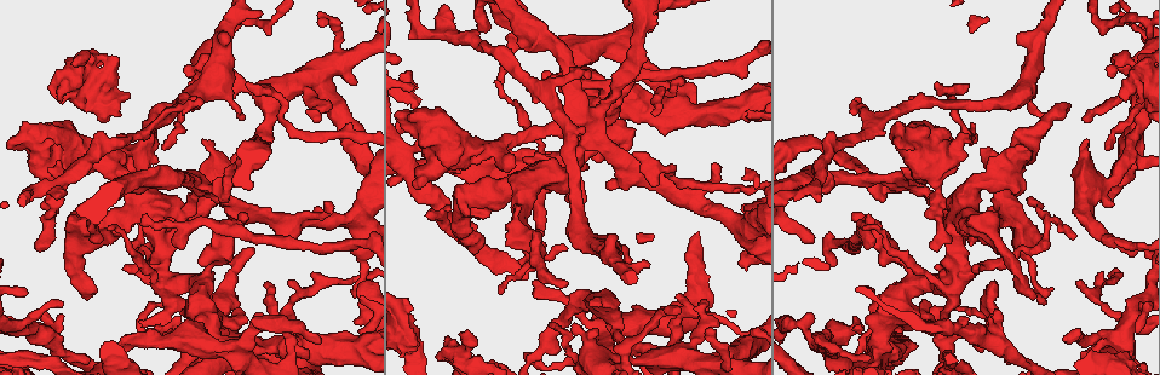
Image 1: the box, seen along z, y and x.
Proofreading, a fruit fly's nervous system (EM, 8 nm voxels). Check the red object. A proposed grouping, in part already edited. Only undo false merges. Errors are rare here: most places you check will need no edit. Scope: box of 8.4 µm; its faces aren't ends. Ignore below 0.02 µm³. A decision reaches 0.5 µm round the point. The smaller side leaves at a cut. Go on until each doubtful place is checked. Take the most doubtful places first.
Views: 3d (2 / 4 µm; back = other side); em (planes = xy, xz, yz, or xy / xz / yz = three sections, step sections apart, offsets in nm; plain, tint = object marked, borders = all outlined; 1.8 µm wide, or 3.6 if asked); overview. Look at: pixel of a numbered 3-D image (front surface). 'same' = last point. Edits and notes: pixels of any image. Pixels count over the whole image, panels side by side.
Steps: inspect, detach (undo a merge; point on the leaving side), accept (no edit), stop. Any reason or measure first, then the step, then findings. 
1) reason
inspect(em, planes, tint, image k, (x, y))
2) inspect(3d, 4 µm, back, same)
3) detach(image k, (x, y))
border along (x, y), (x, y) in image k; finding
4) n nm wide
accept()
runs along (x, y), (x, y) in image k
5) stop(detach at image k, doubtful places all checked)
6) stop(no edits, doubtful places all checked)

sharp bend
inspect(em, xz, step 16, tint, image 1, (879, 348))

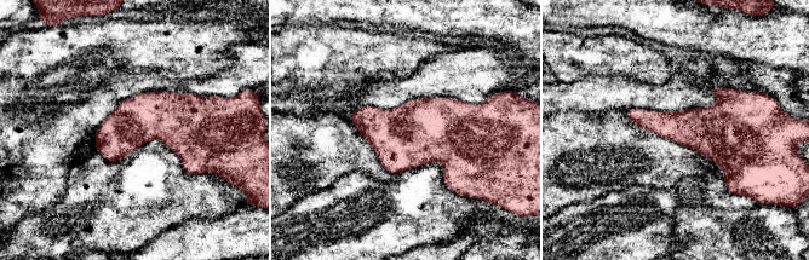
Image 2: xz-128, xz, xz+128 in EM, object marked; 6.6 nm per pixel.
another direction
inspect(em, planes, tint, same)

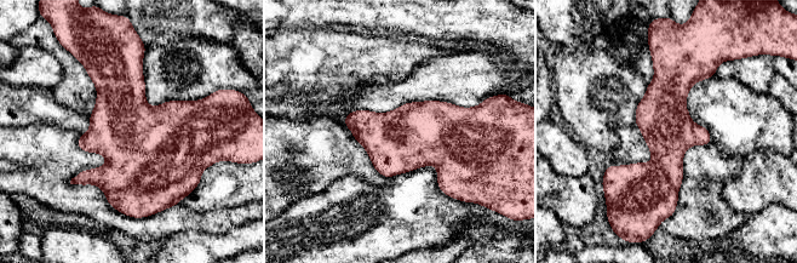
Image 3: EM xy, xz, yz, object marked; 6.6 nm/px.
accept()
runs along (665, 62), (666, 200), (672, 207) in image 3; continuous, no second neuron

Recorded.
abrupt turn
inspect(em, planes, tint, image 1, (359, 346))

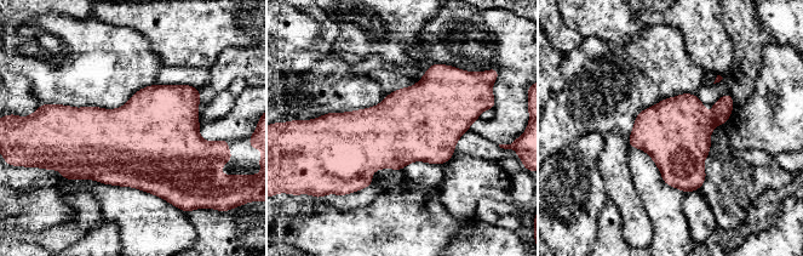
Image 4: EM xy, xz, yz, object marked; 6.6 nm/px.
460 nm wide
detach(image 4, (678, 128))
a second neuron is stuck on

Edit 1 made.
looks like a crossing
inspect(em, planes, tint, image 1, (906, 180))

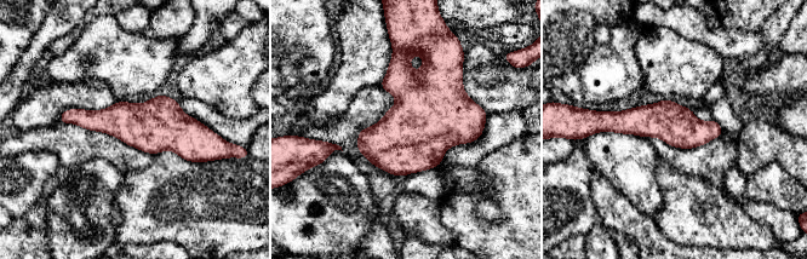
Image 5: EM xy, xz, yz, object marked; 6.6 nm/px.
280 nm wide
accept()
runs along (63, 116), (207, 136) in image 5; all the same neuron

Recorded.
thick turns thin
inspect(em, xy, step 8, tint, image 1, (1128, 84))

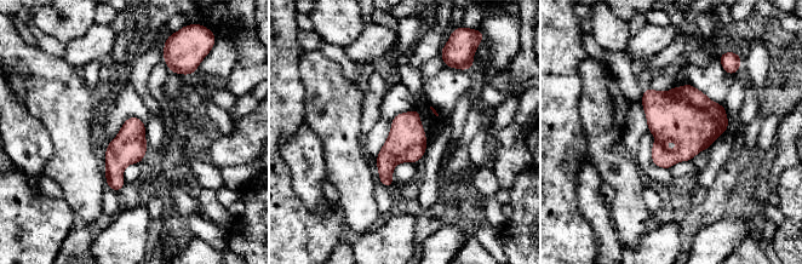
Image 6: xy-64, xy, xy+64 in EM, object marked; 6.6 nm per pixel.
cut it another way
inspect(em, planes, tint, same)

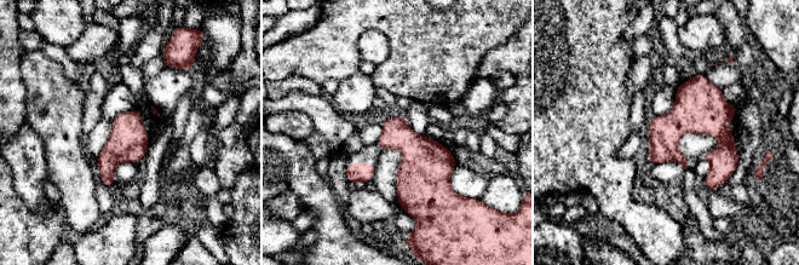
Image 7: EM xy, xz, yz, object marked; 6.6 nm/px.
200 nm wide
accept()
continuous, no second neuron

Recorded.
stop(detach at image 4, doubtful places all checked)

